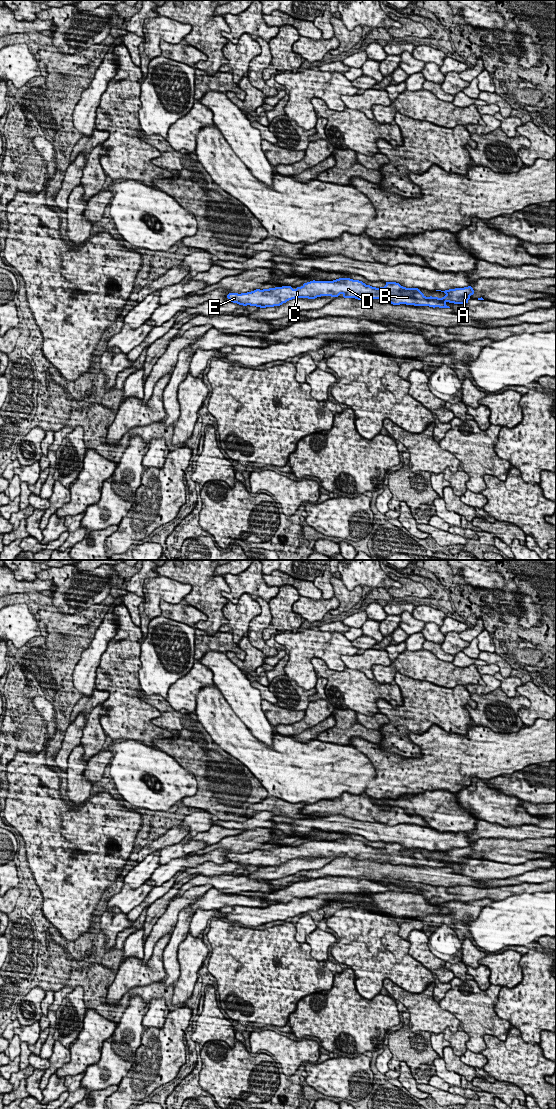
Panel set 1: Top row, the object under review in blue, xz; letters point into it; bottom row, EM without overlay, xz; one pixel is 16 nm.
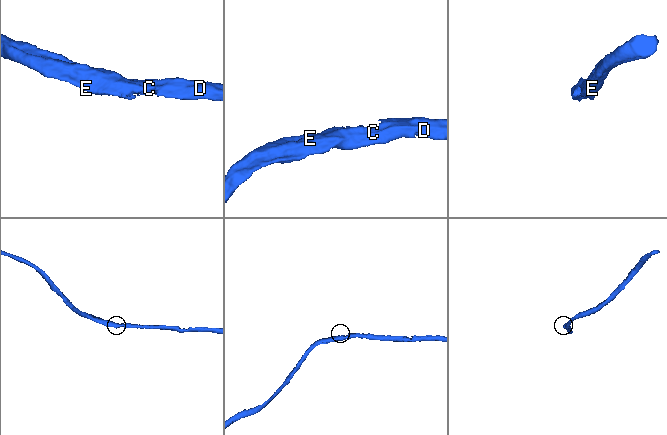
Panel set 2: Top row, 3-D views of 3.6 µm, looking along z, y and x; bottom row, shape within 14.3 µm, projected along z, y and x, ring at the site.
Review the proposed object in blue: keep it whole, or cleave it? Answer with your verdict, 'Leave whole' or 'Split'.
Leave whole

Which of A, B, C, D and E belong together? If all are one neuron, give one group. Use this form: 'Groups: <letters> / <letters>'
Groups: A B C D E

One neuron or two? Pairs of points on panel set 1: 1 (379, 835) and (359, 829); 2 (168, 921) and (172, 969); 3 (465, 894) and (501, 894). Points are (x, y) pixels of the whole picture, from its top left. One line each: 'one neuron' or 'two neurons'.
1: one neuron
2: two neurons
3: one neuron

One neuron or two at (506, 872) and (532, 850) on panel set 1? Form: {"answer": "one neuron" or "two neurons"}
{"answer": "two neurons"}

